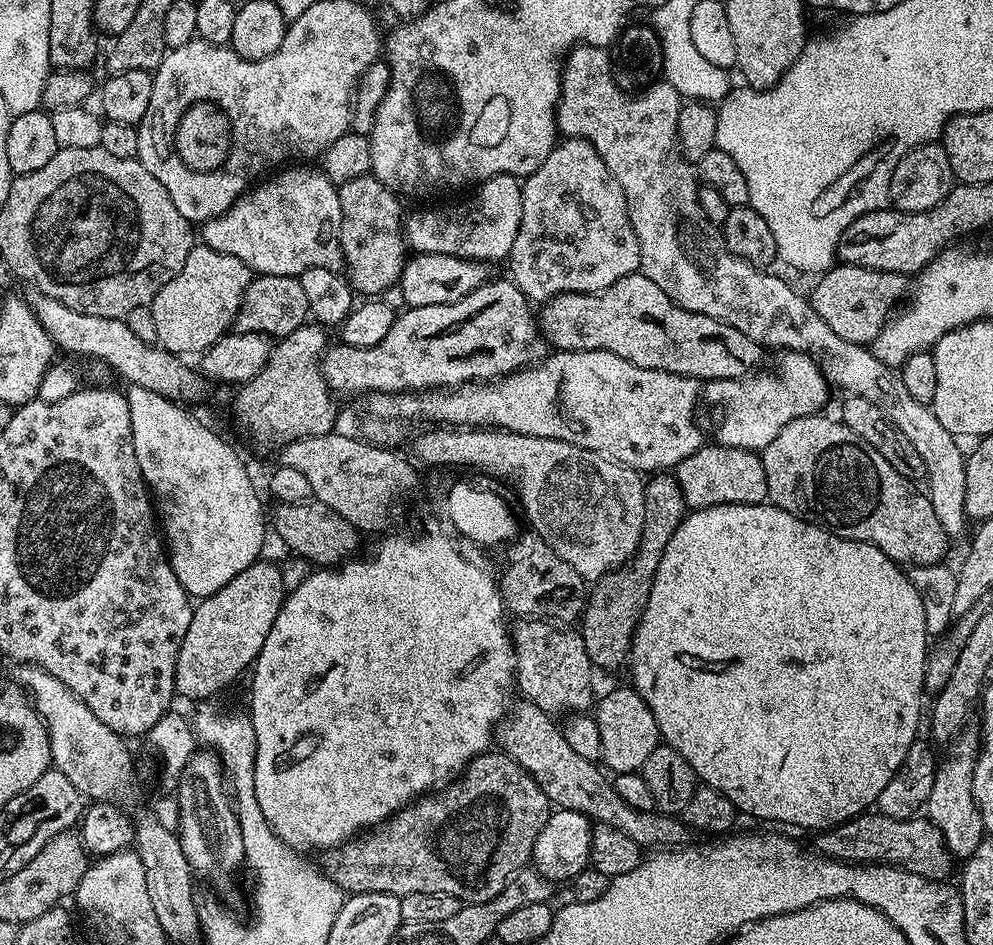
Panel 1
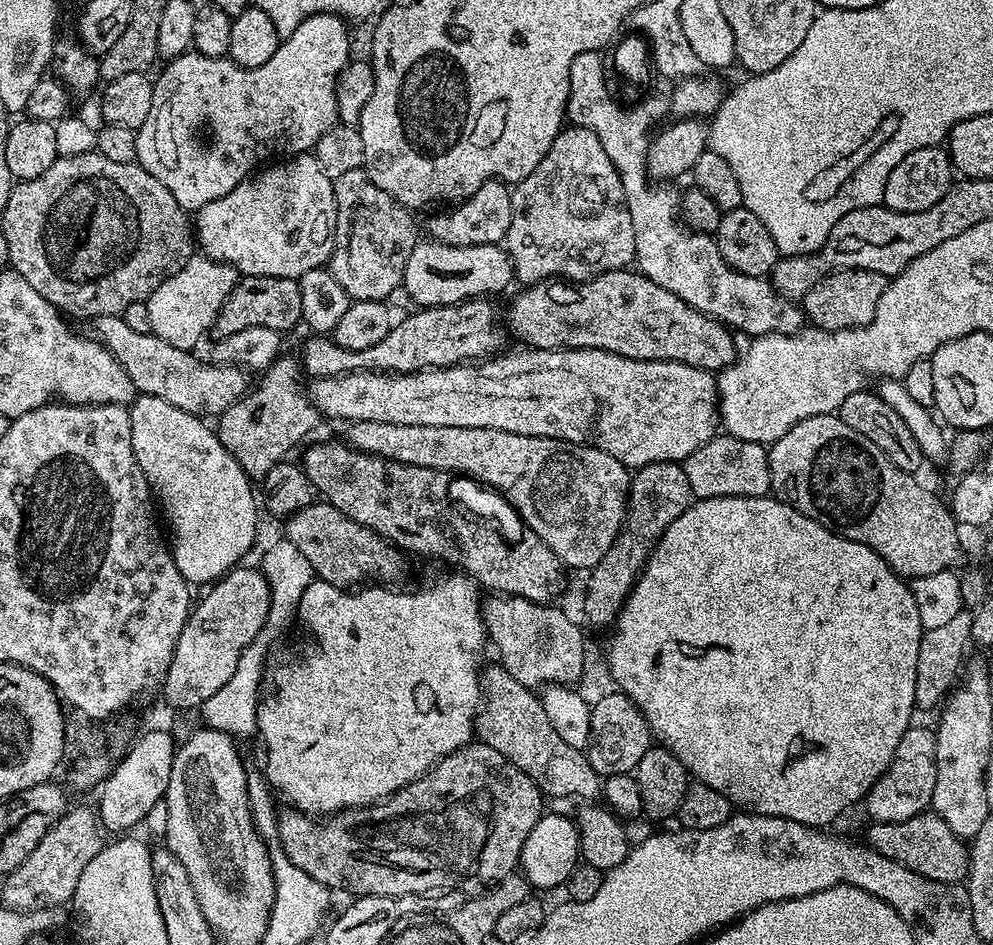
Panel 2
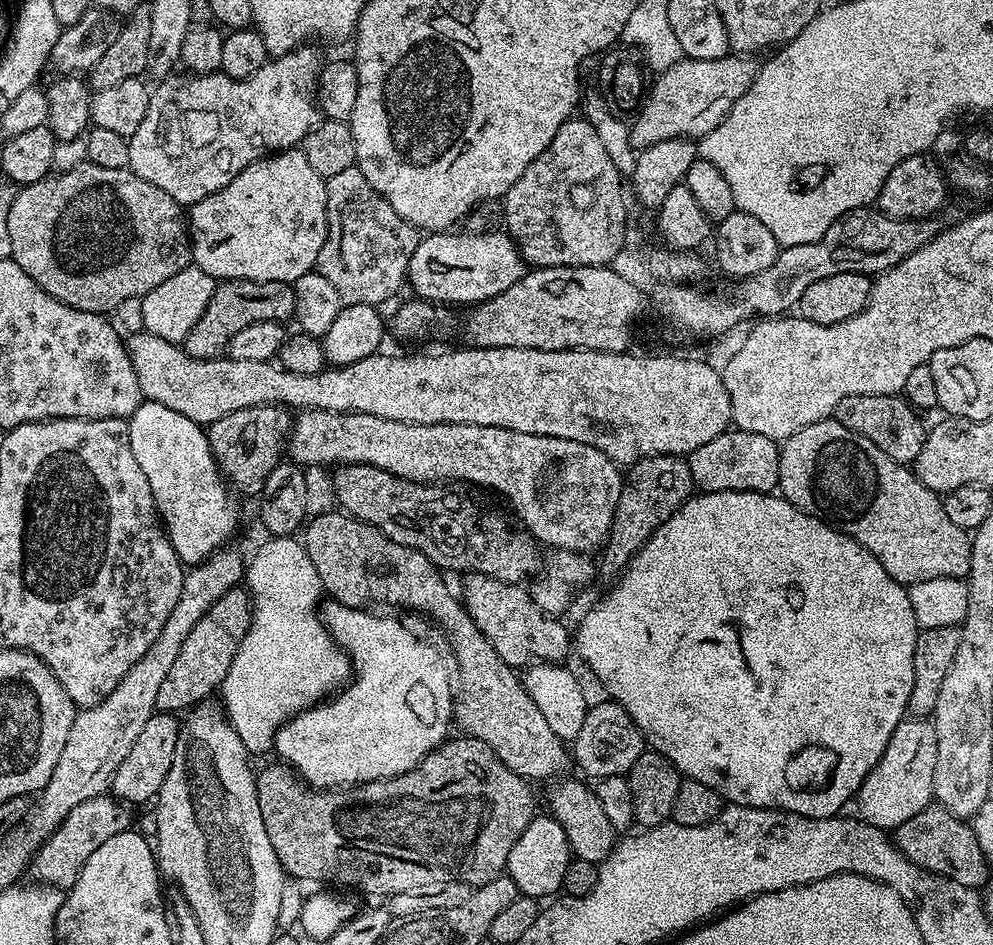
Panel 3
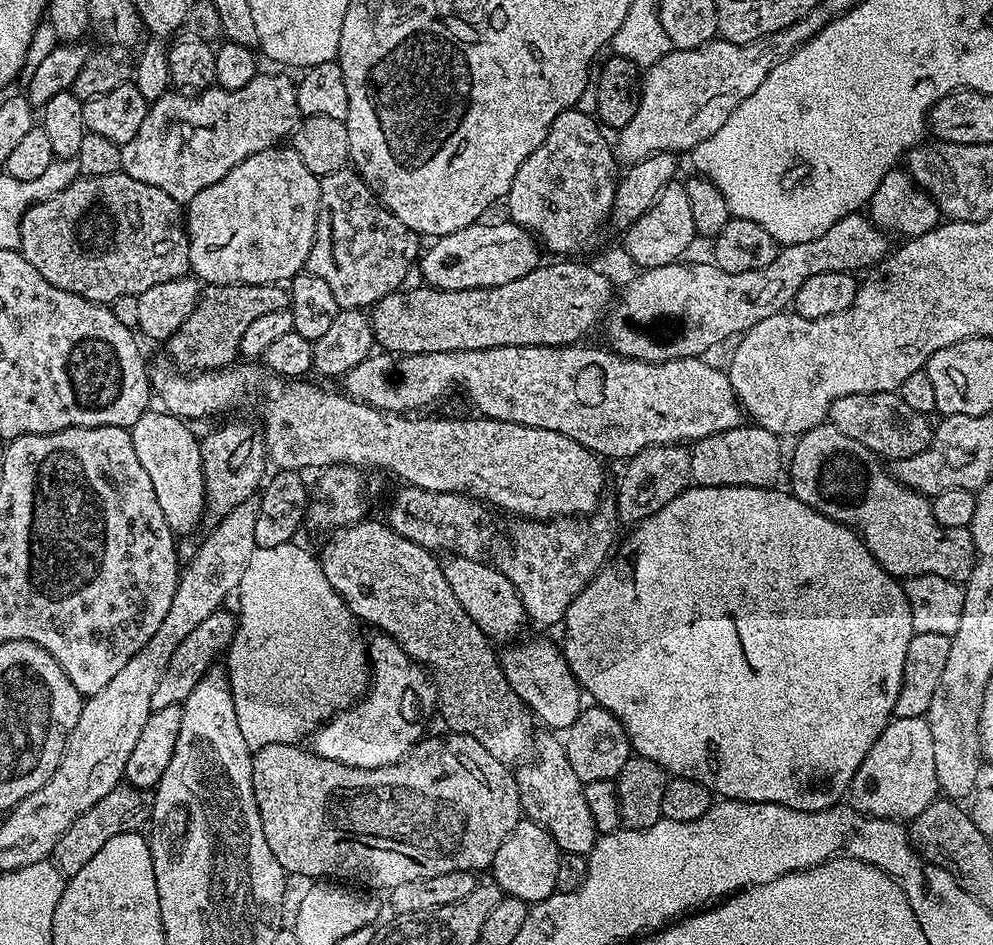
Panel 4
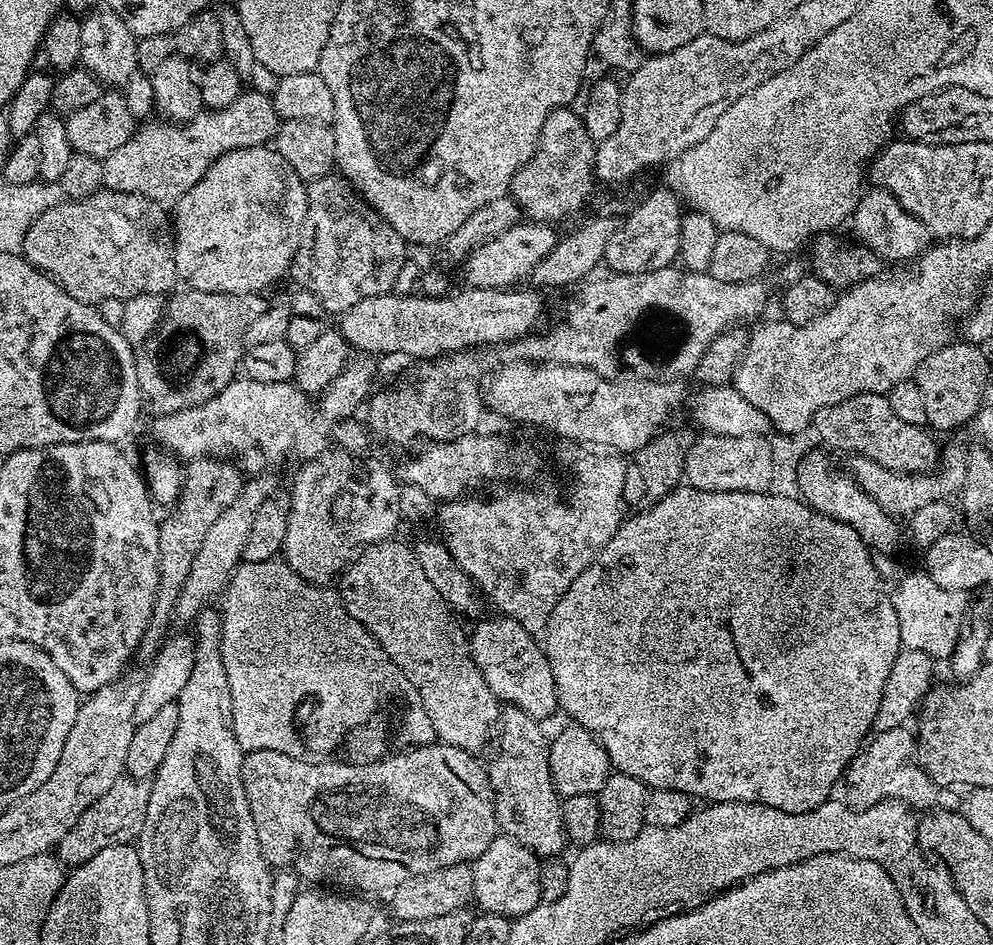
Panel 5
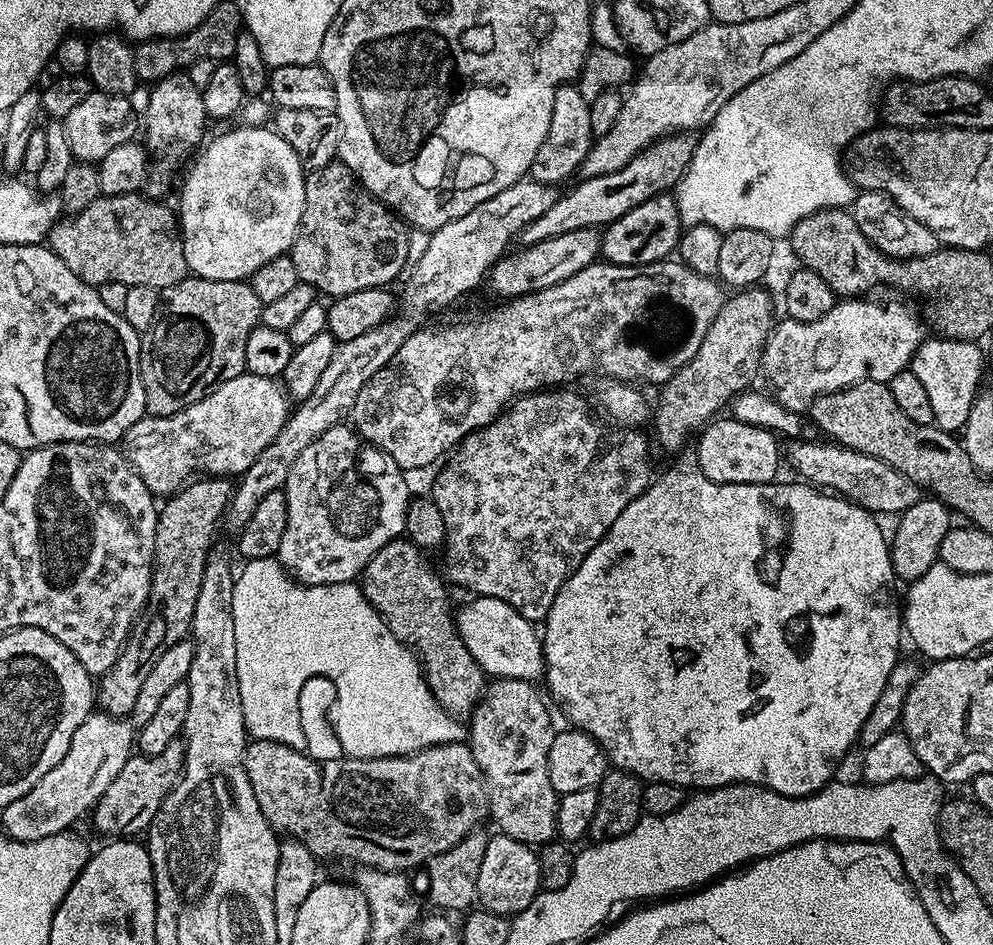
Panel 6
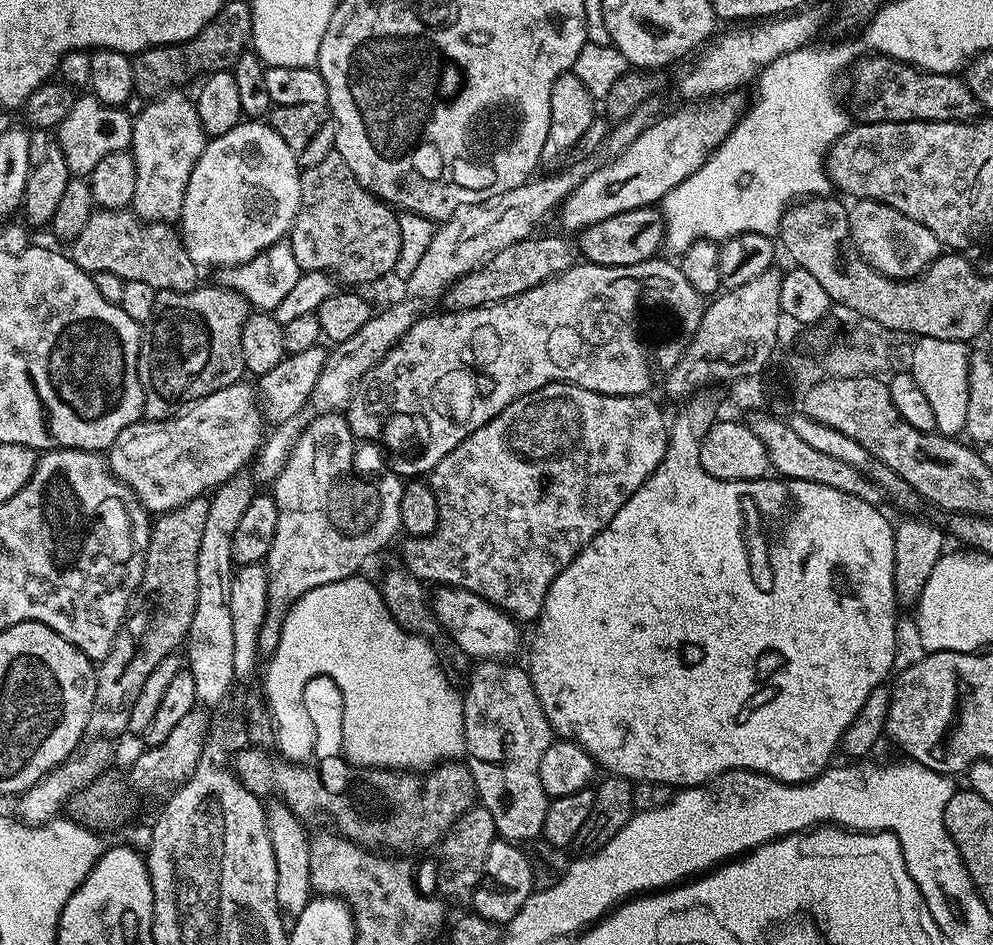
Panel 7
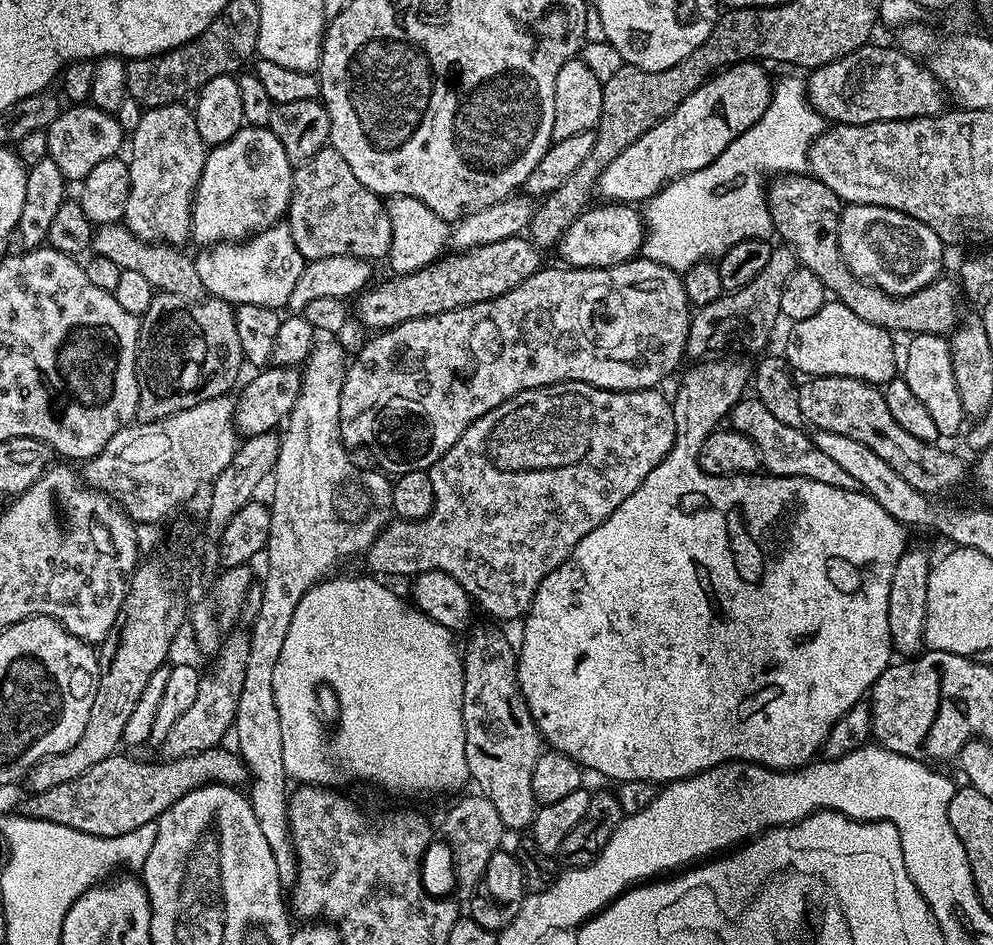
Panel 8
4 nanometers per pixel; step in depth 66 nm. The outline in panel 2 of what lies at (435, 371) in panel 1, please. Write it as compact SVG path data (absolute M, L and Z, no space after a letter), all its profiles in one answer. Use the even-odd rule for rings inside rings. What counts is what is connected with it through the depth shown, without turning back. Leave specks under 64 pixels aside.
M488 298L445 304L442 308L420 308L404 321L393 323L390 334L370 350L346 350L324 334L312 334L298 351L300 367L309 377L344 376L347 372L421 372L424 368L453 368L456 364L491 358L505 347L502 312Z

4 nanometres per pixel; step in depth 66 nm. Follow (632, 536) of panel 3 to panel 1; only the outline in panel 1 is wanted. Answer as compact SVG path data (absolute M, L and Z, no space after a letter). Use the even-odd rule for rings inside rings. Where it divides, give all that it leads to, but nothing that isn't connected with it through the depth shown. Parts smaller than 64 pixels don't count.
M649 475L644 485L644 521L636 552L627 564L612 569L591 585L578 624L586 654L597 669L616 668L623 660L625 663L629 659L632 638L636 635L636 625L640 623L640 615L648 601L658 562L666 550L666 542L685 515L686 505L675 475Z

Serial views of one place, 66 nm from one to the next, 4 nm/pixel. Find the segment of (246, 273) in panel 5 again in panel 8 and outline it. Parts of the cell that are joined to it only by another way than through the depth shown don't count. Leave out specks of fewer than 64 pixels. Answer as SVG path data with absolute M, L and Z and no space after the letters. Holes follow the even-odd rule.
M245 126L230 142L217 144L204 157L202 178L198 178L196 193L192 199L192 234L200 246L211 246L225 242L243 242L249 236L266 230L272 224L285 219L291 198L291 182L294 166L282 150L282 142L274 138L267 128Z

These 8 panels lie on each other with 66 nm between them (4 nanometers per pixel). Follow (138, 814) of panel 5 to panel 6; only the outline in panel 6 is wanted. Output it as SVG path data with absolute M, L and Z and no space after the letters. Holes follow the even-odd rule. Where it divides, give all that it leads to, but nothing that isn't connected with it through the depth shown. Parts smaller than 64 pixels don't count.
M177 738L170 742L170 746L166 746L166 750L162 750L162 754L157 756L145 756L143 754L134 754L126 762L126 766L122 766L122 771L118 773L118 778L114 778L114 782L110 782L110 786L106 786L106 794L102 794L102 798L97 802L95 808L90 813L90 821L100 832L105 832L108 838L132 838L137 834L143 833L152 824L152 820L158 814L158 810L162 806L162 802L172 792L173 786L180 780L180 774L184 771L184 741Z

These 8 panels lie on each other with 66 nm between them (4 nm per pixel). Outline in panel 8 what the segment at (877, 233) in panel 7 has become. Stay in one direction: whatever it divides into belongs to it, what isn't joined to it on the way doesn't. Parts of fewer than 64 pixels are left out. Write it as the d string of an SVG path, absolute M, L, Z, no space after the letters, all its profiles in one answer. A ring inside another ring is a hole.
M850 204L841 211L838 242L848 269L860 280L876 285L891 296L909 296L922 290L927 284L933 284L941 275L940 263L943 262L946 252L946 245L940 241L938 234L934 234L934 230L930 230L930 226L893 208L869 204Z

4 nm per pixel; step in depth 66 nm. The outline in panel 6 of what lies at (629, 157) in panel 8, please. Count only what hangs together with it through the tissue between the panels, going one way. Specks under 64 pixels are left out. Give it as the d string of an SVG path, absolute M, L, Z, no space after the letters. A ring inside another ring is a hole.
M691 135L665 136L639 152L633 160L626 162L622 170L614 174L602 174L598 178L580 180L577 188L570 189L565 196L564 193L557 195L554 206L550 206L546 214L534 218L530 226L520 231L519 243L524 246L537 244L558 234L570 234L570 230L599 229L614 223L618 218L622 218L622 214L634 210L634 206L642 206L642 202L675 189L687 172L688 165L692 163L693 147L694 140Z

